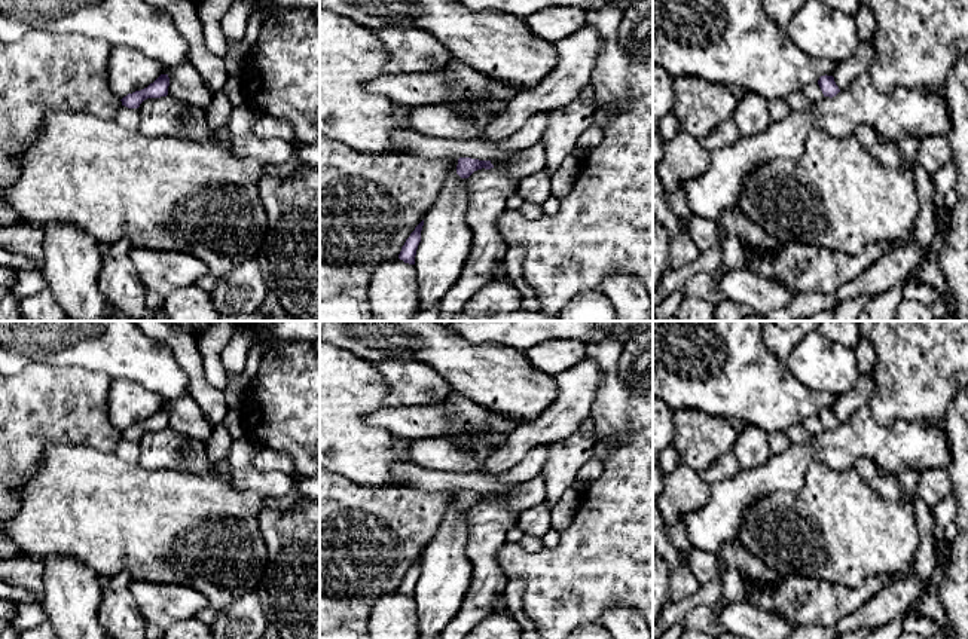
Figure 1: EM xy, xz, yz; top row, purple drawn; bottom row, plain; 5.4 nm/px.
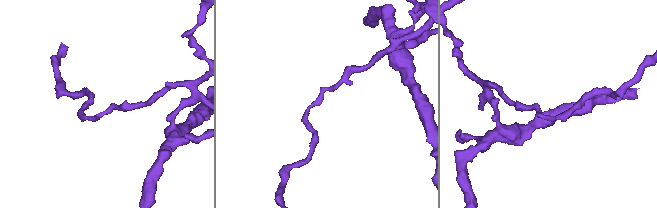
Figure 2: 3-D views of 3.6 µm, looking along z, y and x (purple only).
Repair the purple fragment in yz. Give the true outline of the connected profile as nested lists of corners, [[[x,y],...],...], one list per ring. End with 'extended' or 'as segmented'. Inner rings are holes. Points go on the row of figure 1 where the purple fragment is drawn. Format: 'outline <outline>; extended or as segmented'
outline [[[827,74],[825,76],[821,76],[819,80],[818,80],[818,85],[819,85],[824,97],[833,98],[833,97],[836,97],[840,92],[840,89],[836,85],[833,76],[827,76]]]; as segmented

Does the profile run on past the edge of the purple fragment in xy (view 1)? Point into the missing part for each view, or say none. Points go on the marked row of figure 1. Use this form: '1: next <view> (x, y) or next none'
1: next none

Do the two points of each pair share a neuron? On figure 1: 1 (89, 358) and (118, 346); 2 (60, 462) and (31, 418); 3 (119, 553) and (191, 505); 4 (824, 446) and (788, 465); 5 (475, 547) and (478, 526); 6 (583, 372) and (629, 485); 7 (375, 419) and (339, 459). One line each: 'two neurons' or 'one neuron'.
1: one neuron
2: two neurons
3: one neuron
4: one neuron
5: one neuron
6: two neurons
7: two neurons

